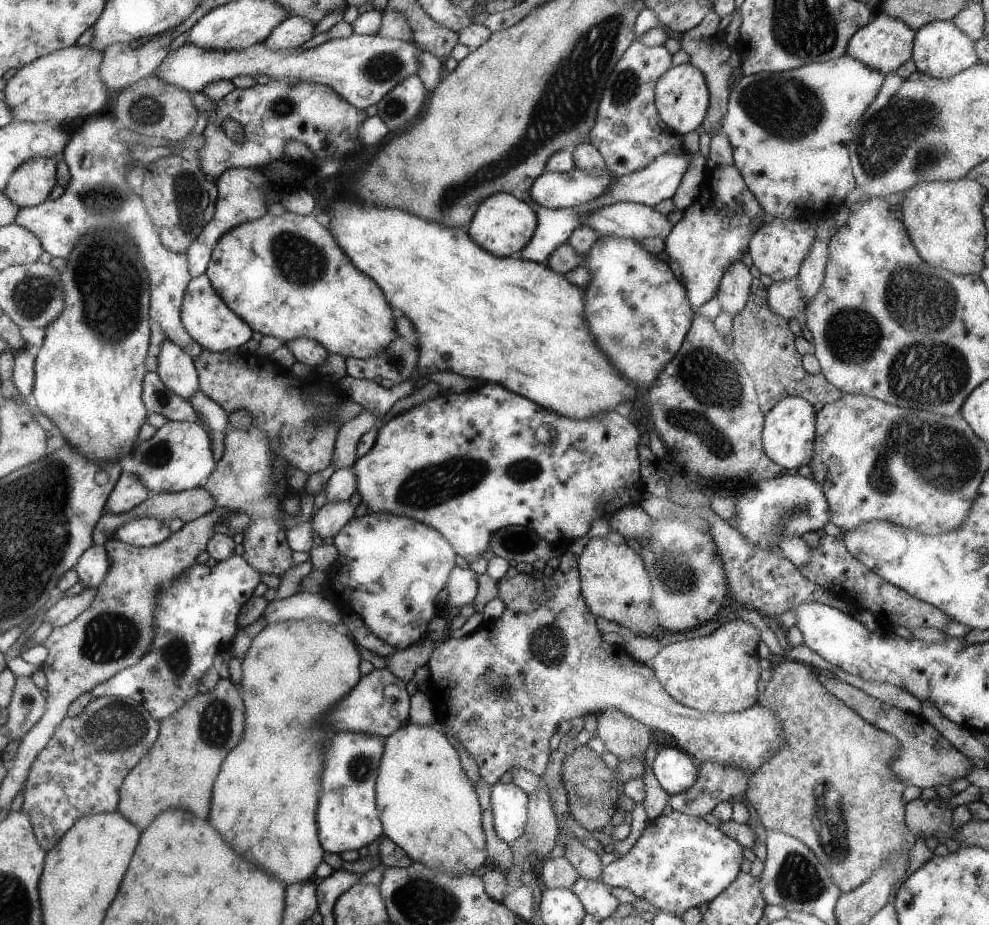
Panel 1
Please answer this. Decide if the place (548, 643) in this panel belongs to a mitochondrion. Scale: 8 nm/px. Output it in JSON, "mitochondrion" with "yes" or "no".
{"mitochondrion":"yes"}

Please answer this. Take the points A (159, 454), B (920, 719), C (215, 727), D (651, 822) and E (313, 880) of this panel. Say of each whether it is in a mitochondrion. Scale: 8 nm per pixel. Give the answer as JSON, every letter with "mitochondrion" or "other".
{"A":"mitochondrion","B":"other","C":"mitochondrion","D":"other","E":"other"}

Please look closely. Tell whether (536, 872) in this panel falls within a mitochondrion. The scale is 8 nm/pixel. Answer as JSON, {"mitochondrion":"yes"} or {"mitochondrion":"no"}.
{"mitochondrion":"no"}

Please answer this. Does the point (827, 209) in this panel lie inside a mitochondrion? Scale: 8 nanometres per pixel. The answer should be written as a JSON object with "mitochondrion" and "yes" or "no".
{"mitochondrion":"no"}

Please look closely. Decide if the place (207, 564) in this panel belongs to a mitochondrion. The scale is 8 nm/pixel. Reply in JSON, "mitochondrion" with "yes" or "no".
{"mitochondrion":"no"}

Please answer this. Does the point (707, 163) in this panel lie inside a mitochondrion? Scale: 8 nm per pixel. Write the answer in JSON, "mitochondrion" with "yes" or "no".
{"mitochondrion":"no"}

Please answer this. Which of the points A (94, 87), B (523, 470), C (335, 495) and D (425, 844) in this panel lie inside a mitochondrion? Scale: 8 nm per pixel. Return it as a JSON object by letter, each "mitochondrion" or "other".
{"A":"other","B":"mitochondrion","C":"other","D":"other"}

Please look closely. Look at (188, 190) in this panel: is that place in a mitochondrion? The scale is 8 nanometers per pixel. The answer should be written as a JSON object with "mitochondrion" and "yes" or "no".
{"mitochondrion":"yes"}

